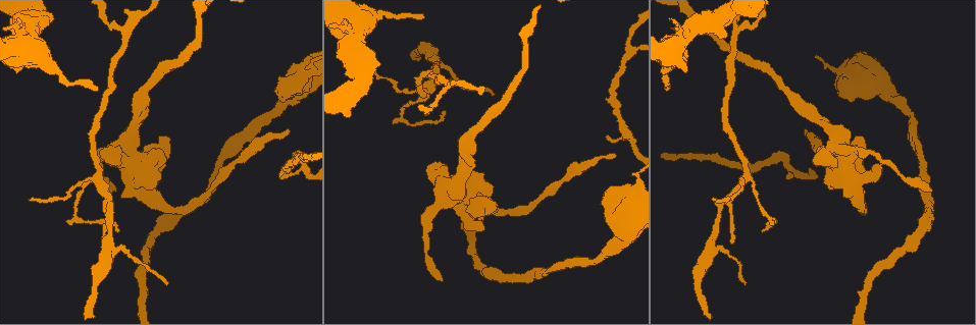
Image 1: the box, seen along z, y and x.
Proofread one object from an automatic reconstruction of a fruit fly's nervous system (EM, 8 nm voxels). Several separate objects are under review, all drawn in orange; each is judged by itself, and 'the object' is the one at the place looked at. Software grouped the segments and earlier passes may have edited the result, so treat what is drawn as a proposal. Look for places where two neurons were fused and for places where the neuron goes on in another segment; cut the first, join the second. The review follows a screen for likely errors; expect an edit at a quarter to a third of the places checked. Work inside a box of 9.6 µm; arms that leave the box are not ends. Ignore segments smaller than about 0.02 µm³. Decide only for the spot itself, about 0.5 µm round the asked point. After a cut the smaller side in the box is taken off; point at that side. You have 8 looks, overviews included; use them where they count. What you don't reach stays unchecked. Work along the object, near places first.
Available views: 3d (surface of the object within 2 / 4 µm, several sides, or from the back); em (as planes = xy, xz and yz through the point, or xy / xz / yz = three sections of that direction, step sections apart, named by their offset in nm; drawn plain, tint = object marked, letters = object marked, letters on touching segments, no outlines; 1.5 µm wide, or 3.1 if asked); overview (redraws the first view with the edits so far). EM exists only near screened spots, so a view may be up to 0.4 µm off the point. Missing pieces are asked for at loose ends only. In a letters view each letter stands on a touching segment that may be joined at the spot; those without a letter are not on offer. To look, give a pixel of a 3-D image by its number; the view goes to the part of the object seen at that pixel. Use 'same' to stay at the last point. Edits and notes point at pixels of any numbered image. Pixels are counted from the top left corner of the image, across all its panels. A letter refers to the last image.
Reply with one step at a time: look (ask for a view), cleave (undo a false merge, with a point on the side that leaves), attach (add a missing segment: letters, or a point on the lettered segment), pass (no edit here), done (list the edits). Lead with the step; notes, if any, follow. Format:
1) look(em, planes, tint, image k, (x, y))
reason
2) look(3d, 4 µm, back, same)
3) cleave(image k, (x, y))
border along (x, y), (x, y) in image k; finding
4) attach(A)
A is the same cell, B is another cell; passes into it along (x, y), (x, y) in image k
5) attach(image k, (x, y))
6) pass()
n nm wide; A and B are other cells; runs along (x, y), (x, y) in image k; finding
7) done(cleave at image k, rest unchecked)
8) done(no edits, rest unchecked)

look(3d, 4 µm, image 1, (241, 158))
calibre changes

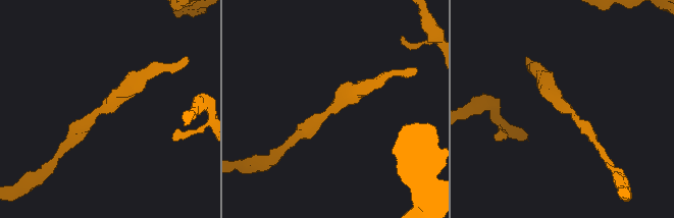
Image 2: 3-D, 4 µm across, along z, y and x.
look(em, planes, letters, image 2, (565, 106))

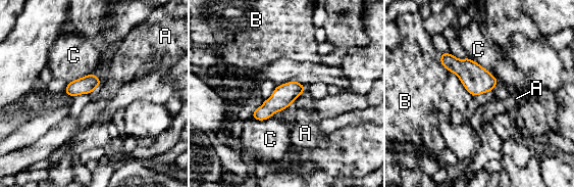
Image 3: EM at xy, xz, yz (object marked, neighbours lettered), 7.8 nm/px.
pass()
A, B and C are other cells; border along (92, 73), (67, 83) in image 3; all the same neuron

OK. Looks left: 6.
look(3d, 4 µm, image 1, (860, 207))
calibre changes

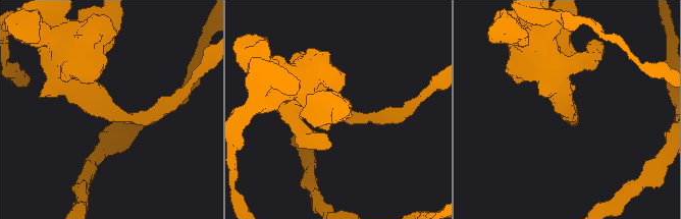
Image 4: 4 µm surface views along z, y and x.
look(em, planes, letters, image 4, (114, 112))
arms of 200, 460 nm; need the tissue

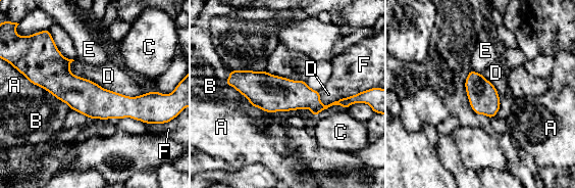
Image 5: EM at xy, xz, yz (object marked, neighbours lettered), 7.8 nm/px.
pass()
A, B, C, D, E and F are other cells; runs along (232, 80), (316, 106), (353, 100) in image 5; one neuron here

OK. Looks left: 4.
look(em, yz, step 4, tint, image 1, (434, 55))
branch point

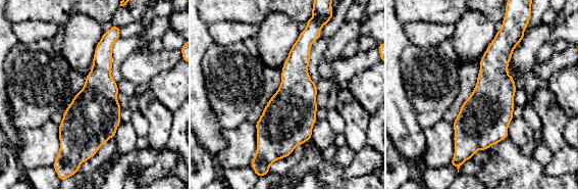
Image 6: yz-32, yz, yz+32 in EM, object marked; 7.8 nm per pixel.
look(em, planes, tint, same)
another direction

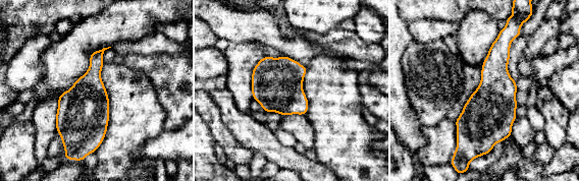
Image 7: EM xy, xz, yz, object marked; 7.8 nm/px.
look(em, planes, letters, same)

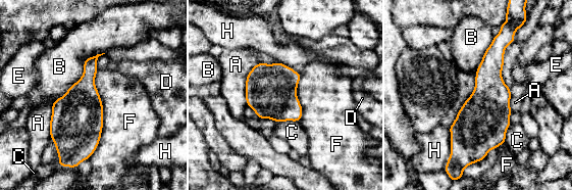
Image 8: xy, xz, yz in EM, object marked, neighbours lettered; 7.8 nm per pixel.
pass()
380 nm wide; A, B, C, D, E, F and H are other cells; border along (98, 69), (102, 132), (89, 159) in image 8; one neuron here

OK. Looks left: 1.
done(no edits, rest unchecked)

